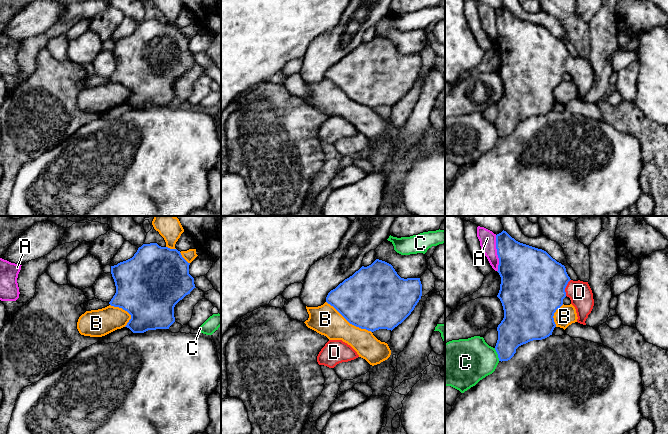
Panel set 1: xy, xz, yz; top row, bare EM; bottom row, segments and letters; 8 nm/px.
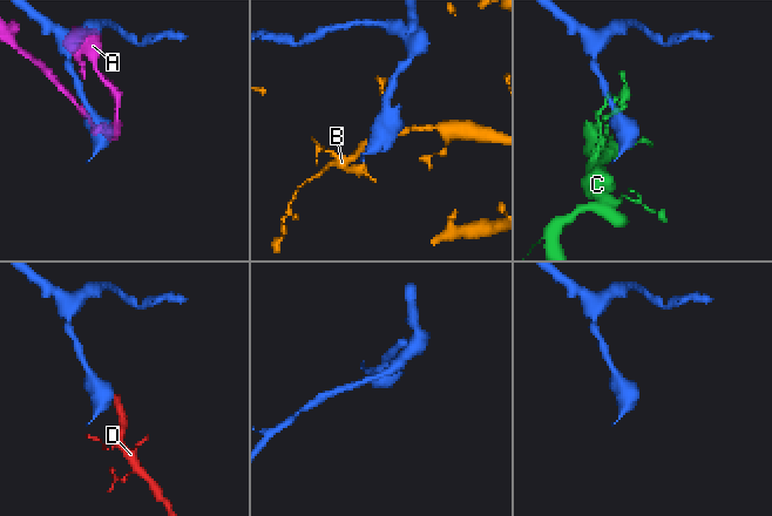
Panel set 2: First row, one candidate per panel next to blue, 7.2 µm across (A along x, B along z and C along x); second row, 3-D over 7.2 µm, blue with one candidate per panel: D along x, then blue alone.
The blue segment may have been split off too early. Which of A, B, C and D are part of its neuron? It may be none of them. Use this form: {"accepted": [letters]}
{"accepted": ["D"]}

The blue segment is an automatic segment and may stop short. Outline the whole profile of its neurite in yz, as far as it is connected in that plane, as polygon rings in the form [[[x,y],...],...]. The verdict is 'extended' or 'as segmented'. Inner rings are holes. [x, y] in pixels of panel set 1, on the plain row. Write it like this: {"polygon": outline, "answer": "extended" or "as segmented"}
{"polygon": [[[504,6],[496,11],[496,25],[499,34],[497,48],[501,53],[497,73],[504,86],[504,94],[497,103],[498,116],[495,122],[499,137],[510,136],[516,129],[516,125],[523,120],[533,116],[542,116],[552,111],[556,103],[554,89],[563,81],[563,75],[566,72],[570,74],[571,80],[576,85],[577,98],[586,101],[585,97],[594,82],[593,69],[588,58],[571,56],[565,42],[553,35],[546,27],[520,19]]], "answer": "extended"}

